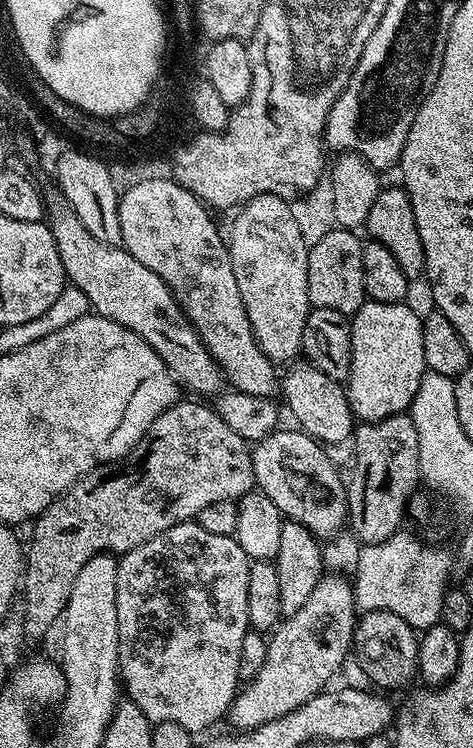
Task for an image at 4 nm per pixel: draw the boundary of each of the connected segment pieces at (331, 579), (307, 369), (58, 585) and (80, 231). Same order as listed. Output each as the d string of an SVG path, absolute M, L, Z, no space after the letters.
M344 574L321 576L302 610L283 617L276 625L268 640L262 670L237 691L228 710L226 720L236 727L233 729L251 732L266 722L274 722L329 687L328 679L343 669L352 652L352 635L358 619L352 585L353 581Z
M307 362L293 363L288 370L282 376L282 396L284 392L284 400L288 403L293 418L300 423L299 431L305 436L314 437L325 446L344 444L347 440L349 443L354 436L354 417L345 385L322 374Z
M187 398L181 399L168 407L162 414L158 414L158 418L154 418L154 422L149 426L146 435L137 442L135 448L123 460L114 464L102 464L100 467L95 468L94 471L87 472L59 500L54 501L44 513L36 517L34 521L36 529L32 532L32 545L27 545L26 548L26 567L22 573L22 596L24 592L22 630L28 639L40 640L49 632L55 622L57 625L63 612L68 608L68 599L70 598L70 590L74 586L74 578L78 578L78 573L82 570L82 566L86 566L86 562L90 562L90 558L101 554L123 554L134 550L146 542L150 542L150 538L170 530L170 526L178 526L179 524L195 521L196 516L206 506L210 506L214 502L241 500L246 493L256 488L256 475L252 465L252 448L249 441L243 440L238 434L234 434L234 430L230 430L230 426L226 426L226 422L222 422L222 418L216 412L215 407L208 405L207 408L204 405L207 403L197 402L195 399L192 400L187 400Z
M59 190L47 193L46 216L58 246L58 254L62 258L64 275L71 287L86 294L91 311L138 334L155 350L158 358L166 362L177 383L187 391L189 388L197 392L192 394L200 398L215 397L225 383L224 373L206 350L200 335L196 333L196 327L180 309L170 286L162 282L154 270L146 270L146 266L142 266L142 262L138 262L138 258L131 256L122 246L98 242L98 238L94 238L94 234L82 226L82 218L74 214L74 206L70 206L68 199Z

